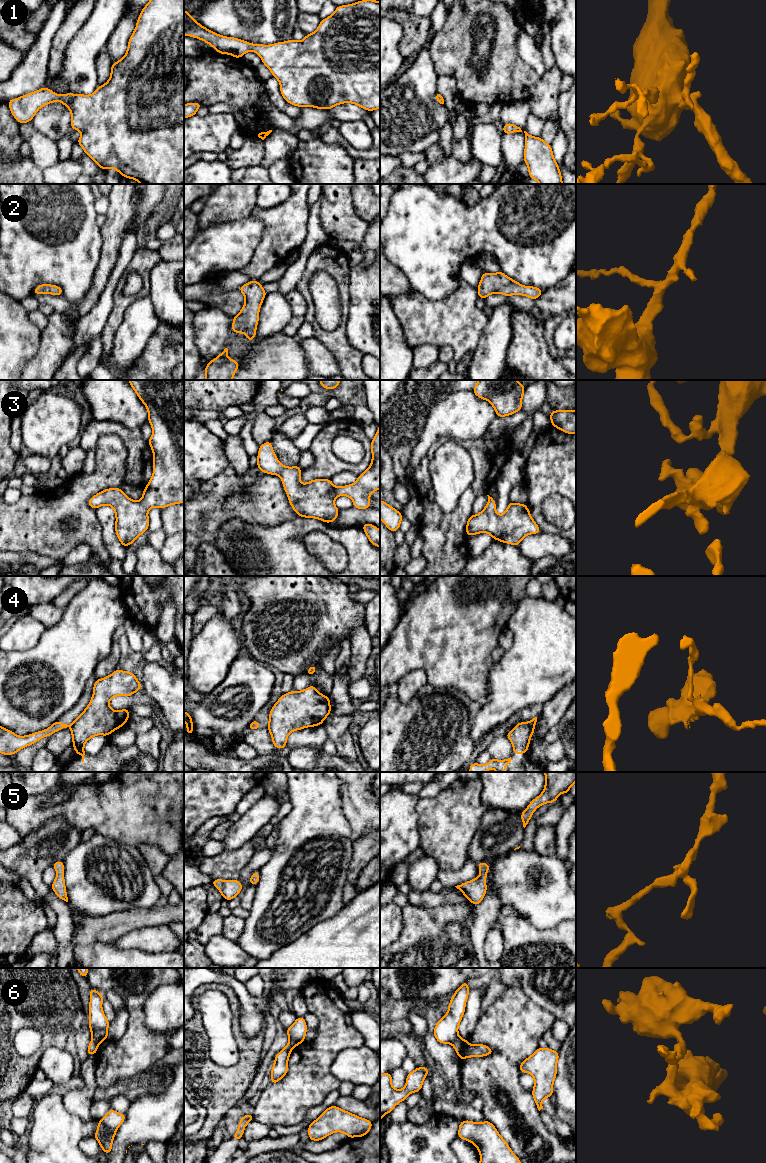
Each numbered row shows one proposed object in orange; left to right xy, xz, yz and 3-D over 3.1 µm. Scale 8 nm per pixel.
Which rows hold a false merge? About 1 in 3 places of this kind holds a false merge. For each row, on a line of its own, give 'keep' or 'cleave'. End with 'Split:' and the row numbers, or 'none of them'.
1: keep
2: keep
3: keep
4: cleave
5: keep
6: cleave
Split: 4, 6

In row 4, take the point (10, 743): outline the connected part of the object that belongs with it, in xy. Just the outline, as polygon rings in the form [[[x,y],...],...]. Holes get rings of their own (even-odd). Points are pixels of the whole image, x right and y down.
[[[59,720],[55,721],[49,728],[35,732],[26,736],[18,736],[11,730],[0,726],[0,753],[3,755],[16,754],[19,750],[36,744],[36,742],[45,736],[50,737],[54,732],[71,727],[72,724],[67,725],[61,723]]]

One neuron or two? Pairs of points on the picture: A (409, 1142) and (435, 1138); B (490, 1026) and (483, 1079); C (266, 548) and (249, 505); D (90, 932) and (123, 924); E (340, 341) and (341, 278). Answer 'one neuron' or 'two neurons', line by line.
A: one neuron
B: one neuron
C: two neurons
D: one neuron
E: one neuron

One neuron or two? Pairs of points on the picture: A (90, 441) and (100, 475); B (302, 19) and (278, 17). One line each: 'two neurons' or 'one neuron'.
A: two neurons
B: two neurons

